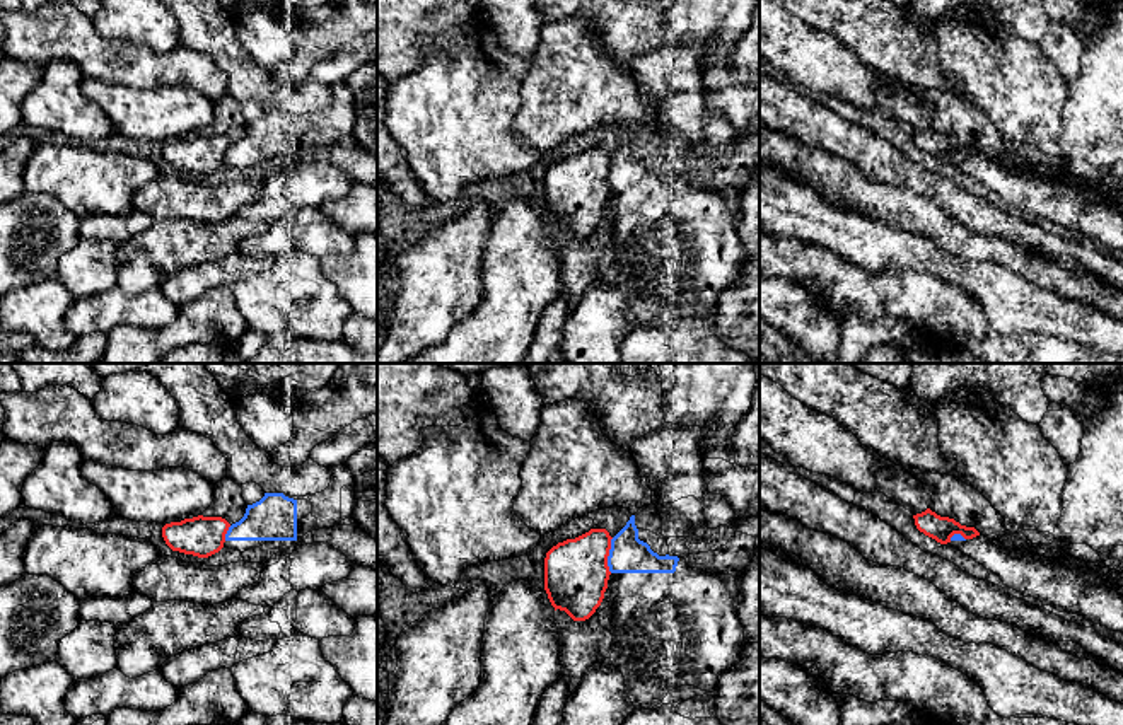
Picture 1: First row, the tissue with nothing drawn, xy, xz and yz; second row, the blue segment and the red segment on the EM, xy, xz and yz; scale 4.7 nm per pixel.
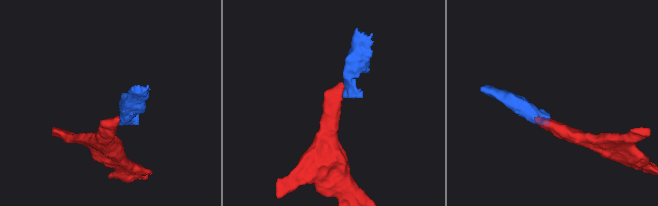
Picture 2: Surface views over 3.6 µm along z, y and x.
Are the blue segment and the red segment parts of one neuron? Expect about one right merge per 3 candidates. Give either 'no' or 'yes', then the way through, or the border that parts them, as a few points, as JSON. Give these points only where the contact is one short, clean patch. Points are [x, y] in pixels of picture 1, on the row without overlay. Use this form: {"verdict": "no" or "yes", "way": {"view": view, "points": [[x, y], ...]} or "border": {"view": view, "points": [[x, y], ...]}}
{"verdict": "no", "border": {"view": "xz", "points": [[613, 156], [608, 174], [610, 190]]}}

